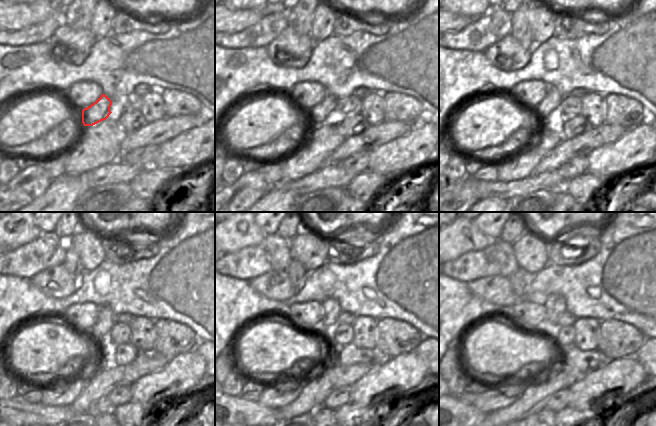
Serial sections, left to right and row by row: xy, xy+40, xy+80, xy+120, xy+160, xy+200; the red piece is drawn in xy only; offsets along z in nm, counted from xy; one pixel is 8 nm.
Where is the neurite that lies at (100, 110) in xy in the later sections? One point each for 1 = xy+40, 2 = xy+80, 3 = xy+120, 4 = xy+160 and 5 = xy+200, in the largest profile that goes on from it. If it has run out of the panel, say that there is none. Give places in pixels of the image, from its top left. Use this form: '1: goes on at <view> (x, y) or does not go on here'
1: goes on at xy+40 (323, 111)
2: goes on at xy+80 (547, 109)
3: goes on at xy+120 (106, 319)
4: goes on at xy+160 (331, 307)
5: goes on at xy+200 (555, 305)

